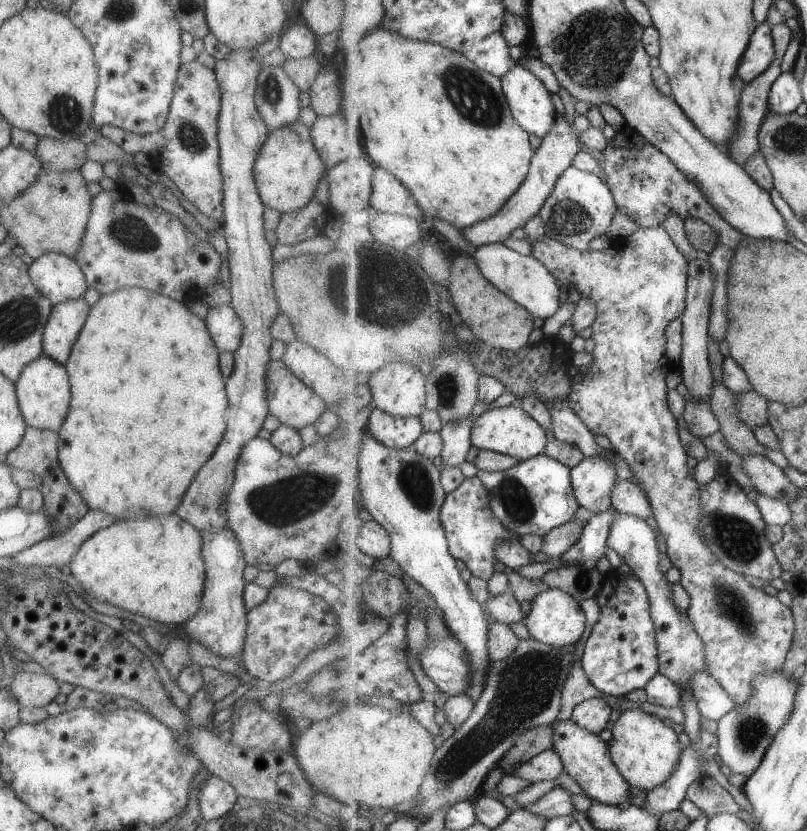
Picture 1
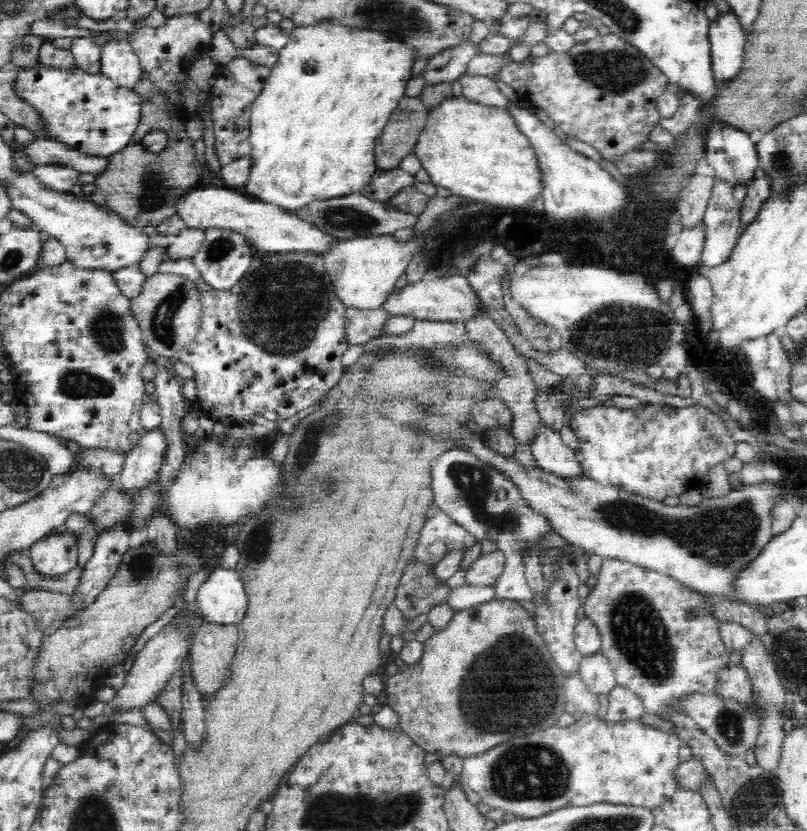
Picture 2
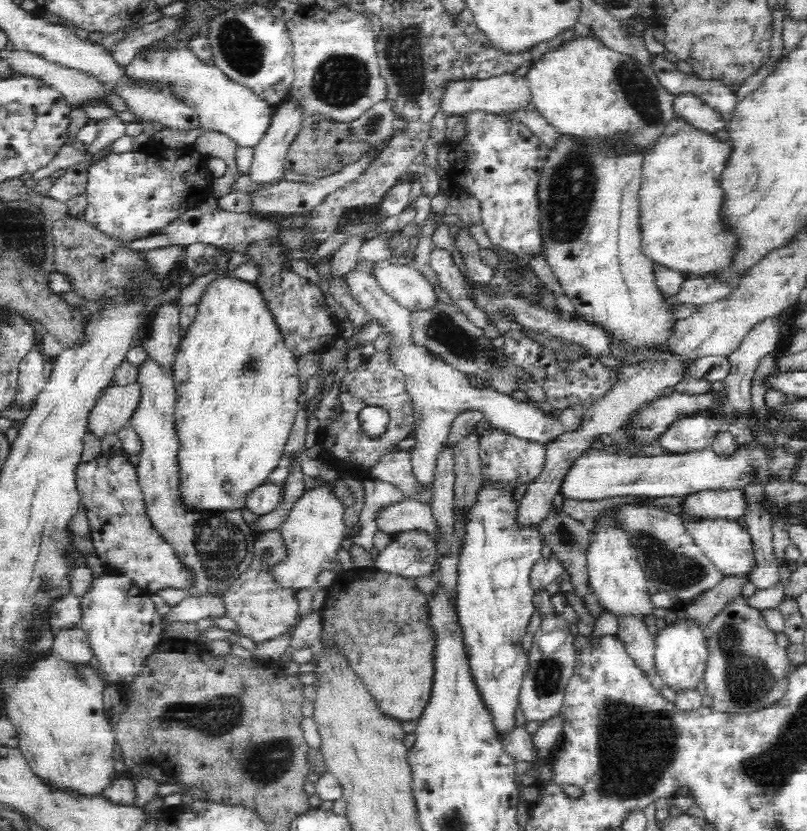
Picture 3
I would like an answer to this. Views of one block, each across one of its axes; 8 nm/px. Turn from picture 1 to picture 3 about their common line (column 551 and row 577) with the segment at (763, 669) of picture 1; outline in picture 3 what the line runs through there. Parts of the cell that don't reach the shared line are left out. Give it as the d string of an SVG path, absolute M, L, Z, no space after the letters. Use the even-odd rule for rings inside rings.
M262 569L244 571L223 594L223 603L225 616L235 620L242 634L256 643L293 632L300 620L297 596L290 590L279 588L269 572Z

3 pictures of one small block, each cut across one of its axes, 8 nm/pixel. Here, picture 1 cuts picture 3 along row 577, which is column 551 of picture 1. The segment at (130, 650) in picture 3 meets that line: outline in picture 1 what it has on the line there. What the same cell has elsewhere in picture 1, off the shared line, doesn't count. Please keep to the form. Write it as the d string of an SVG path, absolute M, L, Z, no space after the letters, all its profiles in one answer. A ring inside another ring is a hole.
M521 64L503 76L502 86L514 118L530 134L545 137L555 125L557 116L547 86Z

